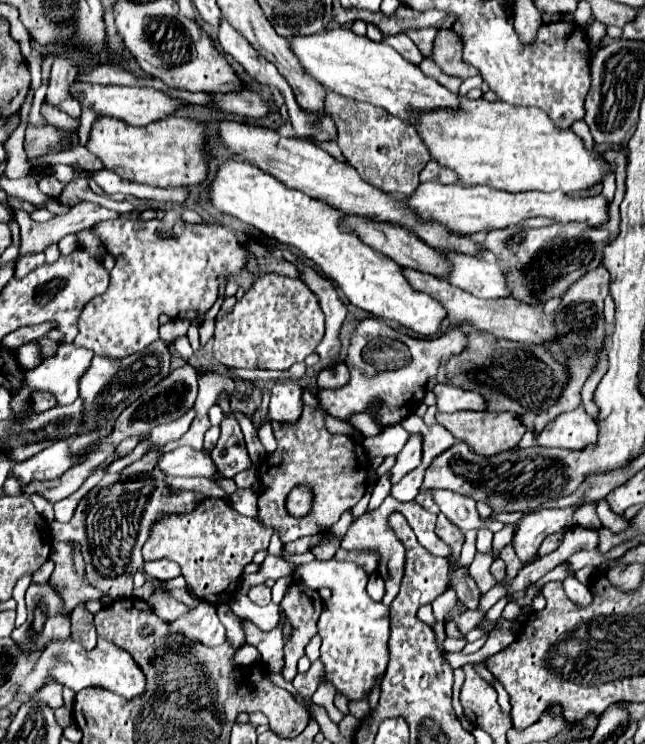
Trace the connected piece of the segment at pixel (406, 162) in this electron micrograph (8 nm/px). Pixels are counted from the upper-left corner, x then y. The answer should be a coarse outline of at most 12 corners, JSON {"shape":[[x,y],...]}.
{"shape":[[327,94],[337,144],[363,180],[411,196],[431,160],[383,108]]}

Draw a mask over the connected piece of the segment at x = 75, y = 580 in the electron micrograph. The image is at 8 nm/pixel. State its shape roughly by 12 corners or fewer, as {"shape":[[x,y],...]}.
{"shape":[[57,542],[51,552],[51,586],[65,608],[99,600],[73,570],[73,546]]}

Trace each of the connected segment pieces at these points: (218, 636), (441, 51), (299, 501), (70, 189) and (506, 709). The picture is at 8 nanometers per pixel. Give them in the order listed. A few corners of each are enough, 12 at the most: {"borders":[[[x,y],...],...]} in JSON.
{"borders":[[[209,602],[179,616],[171,630],[205,646],[225,642],[225,626]],[[439,30],[431,58],[445,74],[463,80],[479,74],[461,60],[461,40]],[[305,484],[293,488],[287,510],[297,518],[307,516],[313,494]],[[73,164],[69,186],[55,200],[77,204],[77,200],[101,204],[103,194],[89,188],[85,170]],[[496,679],[493,687],[498,694],[498,703],[503,713],[510,715],[510,698]]]}

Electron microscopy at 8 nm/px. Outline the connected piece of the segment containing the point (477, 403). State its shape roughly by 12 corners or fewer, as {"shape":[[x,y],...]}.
{"shape":[[437,384],[439,412],[485,412],[487,400],[451,384]]}

